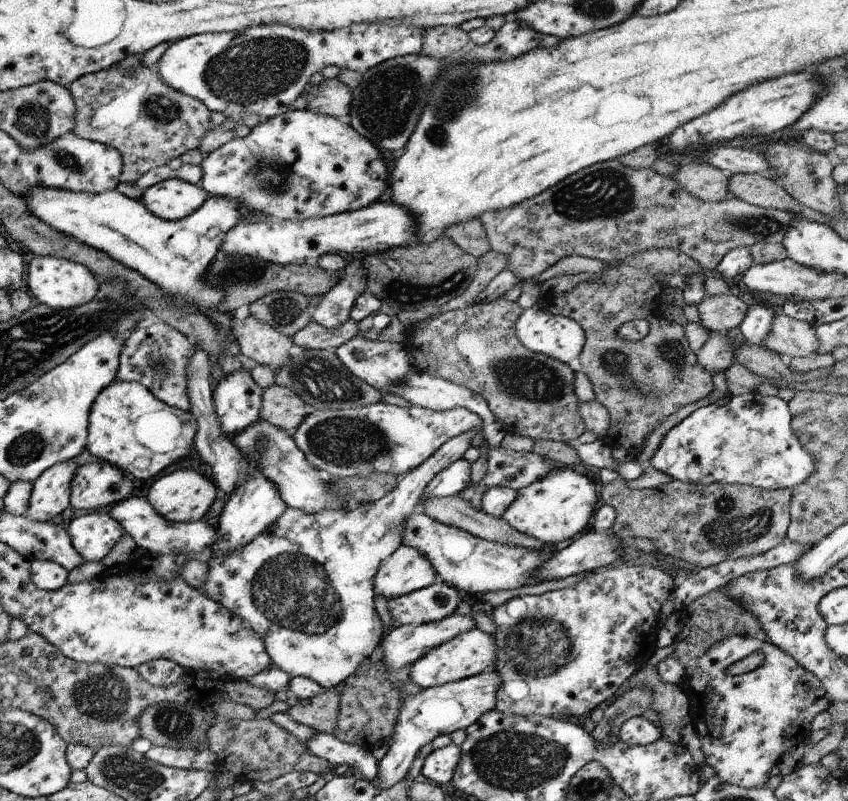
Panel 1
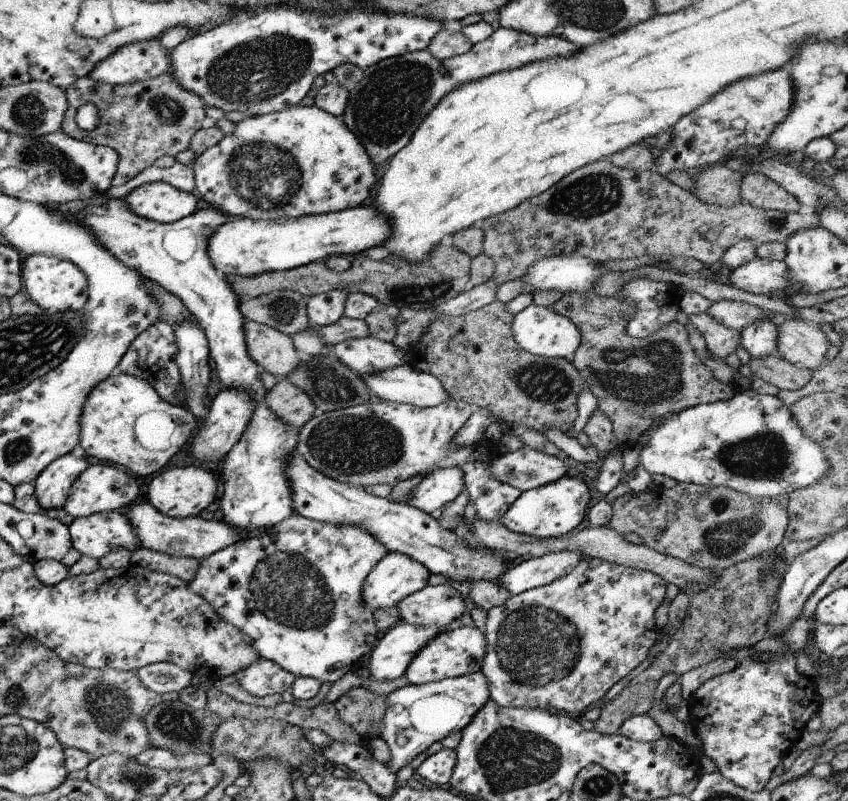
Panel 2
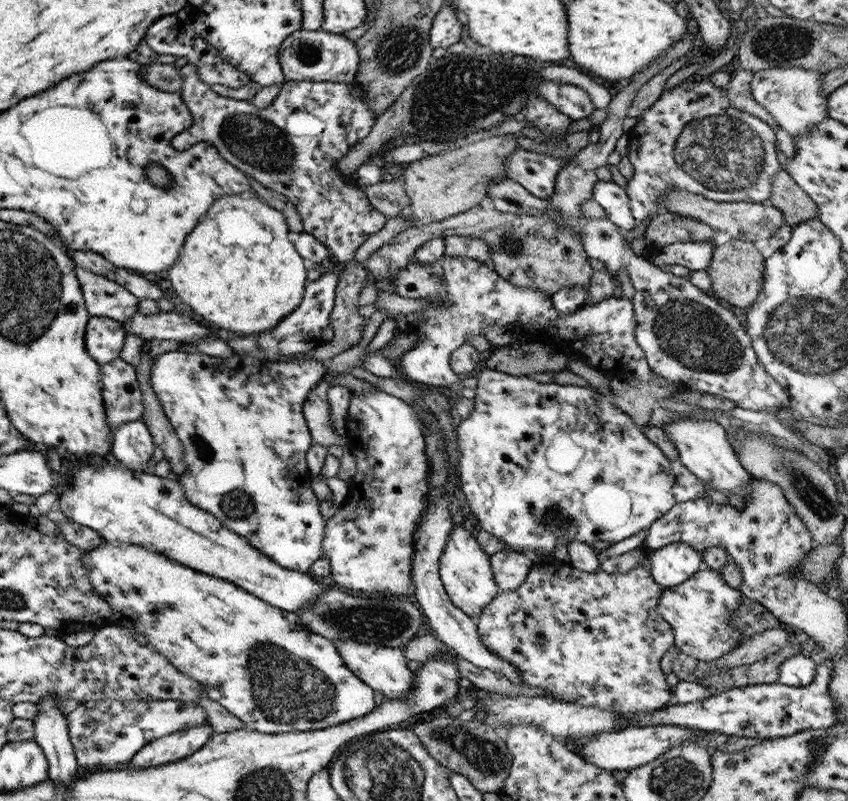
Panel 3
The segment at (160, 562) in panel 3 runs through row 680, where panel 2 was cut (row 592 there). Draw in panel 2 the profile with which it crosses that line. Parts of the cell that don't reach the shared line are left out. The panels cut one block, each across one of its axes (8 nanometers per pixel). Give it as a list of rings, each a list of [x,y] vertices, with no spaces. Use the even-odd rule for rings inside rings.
[[[295,512],[289,517],[278,522],[272,531],[265,531],[260,535],[251,535],[236,540],[233,544],[211,553],[208,557],[200,560],[198,569],[193,580],[188,584],[188,589],[198,594],[225,622],[239,629],[246,641],[249,641],[260,657],[273,661],[283,670],[290,672],[294,677],[311,677],[320,683],[334,683],[345,673],[351,672],[358,662],[367,656],[377,643],[381,634],[375,627],[372,619],[372,610],[362,601],[362,584],[369,571],[388,553],[386,546],[357,525],[339,523],[326,523],[309,520]]]

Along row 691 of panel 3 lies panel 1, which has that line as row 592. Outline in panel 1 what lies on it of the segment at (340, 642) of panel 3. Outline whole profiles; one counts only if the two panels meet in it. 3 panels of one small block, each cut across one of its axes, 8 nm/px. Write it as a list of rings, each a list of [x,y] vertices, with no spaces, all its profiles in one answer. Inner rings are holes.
[[[403,544],[381,562],[373,576],[373,592],[385,600],[397,598],[432,585],[435,576],[427,558]]]

